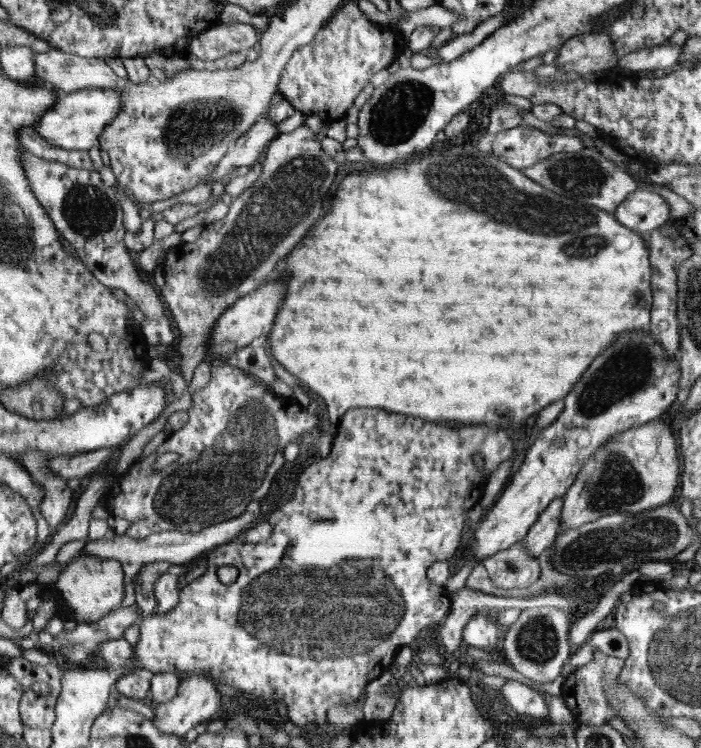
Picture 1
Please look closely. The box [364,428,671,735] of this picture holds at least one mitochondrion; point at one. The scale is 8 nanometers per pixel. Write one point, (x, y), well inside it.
(616, 485)

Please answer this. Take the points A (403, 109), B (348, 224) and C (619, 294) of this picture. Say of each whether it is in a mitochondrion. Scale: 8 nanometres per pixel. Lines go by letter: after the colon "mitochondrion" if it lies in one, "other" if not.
A: mitochondrion
B: other
C: other

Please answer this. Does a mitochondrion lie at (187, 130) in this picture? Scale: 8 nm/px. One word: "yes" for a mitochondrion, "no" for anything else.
yes

